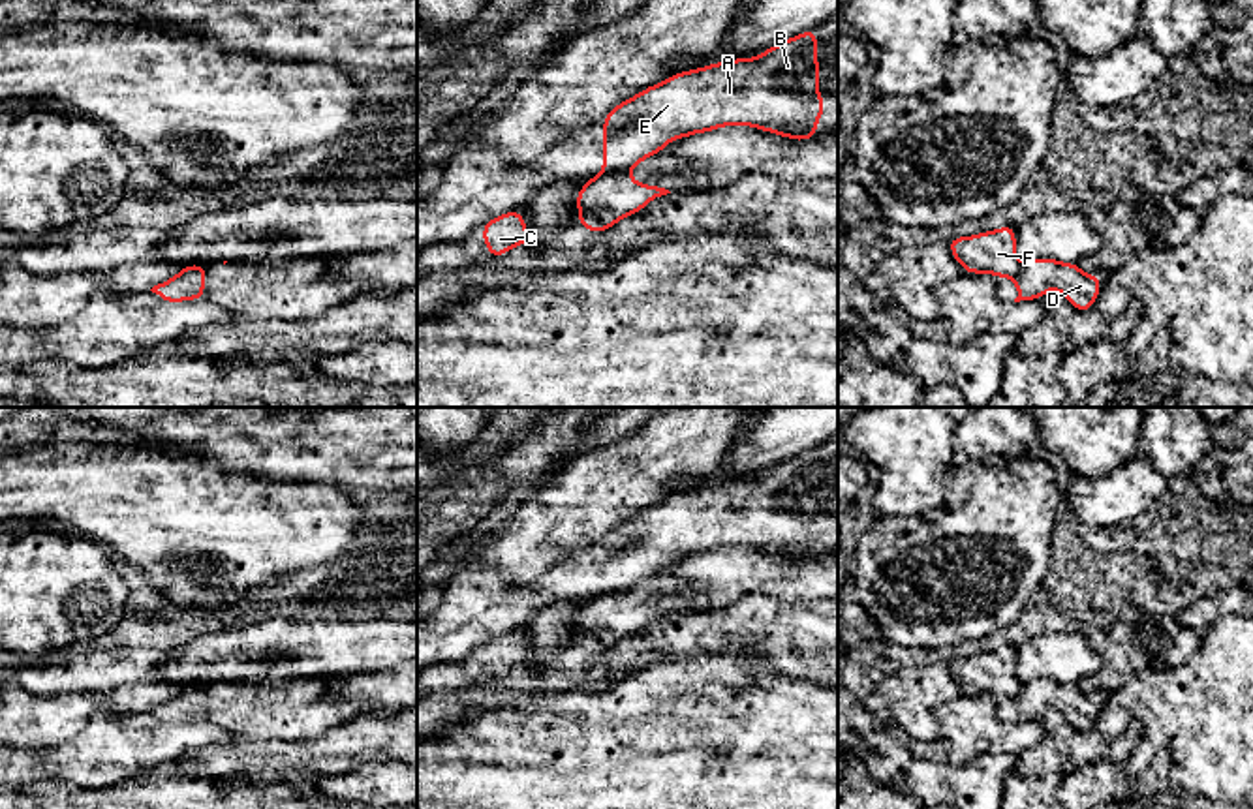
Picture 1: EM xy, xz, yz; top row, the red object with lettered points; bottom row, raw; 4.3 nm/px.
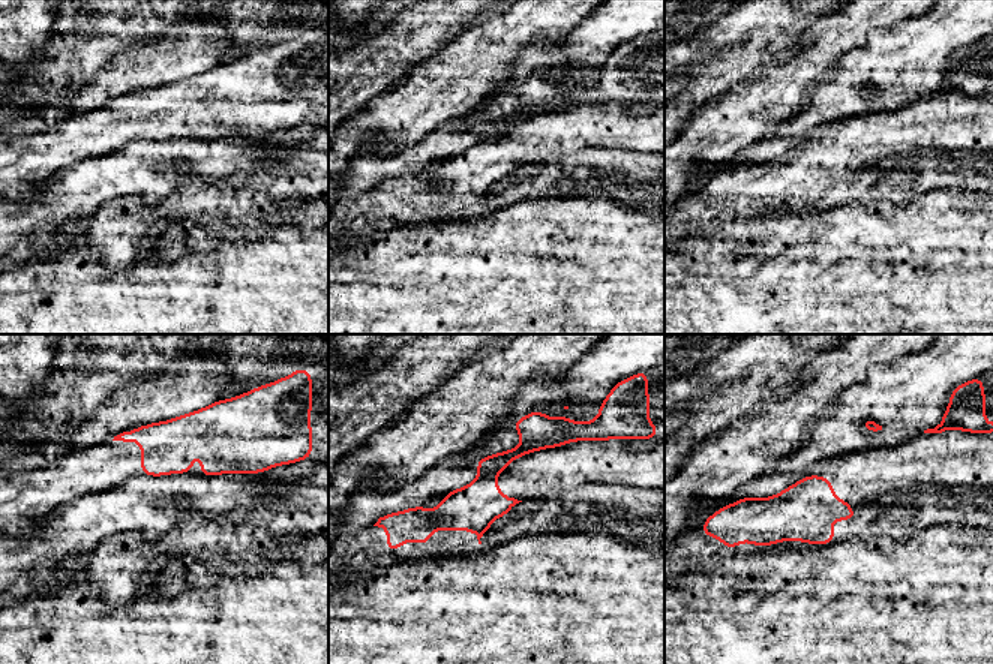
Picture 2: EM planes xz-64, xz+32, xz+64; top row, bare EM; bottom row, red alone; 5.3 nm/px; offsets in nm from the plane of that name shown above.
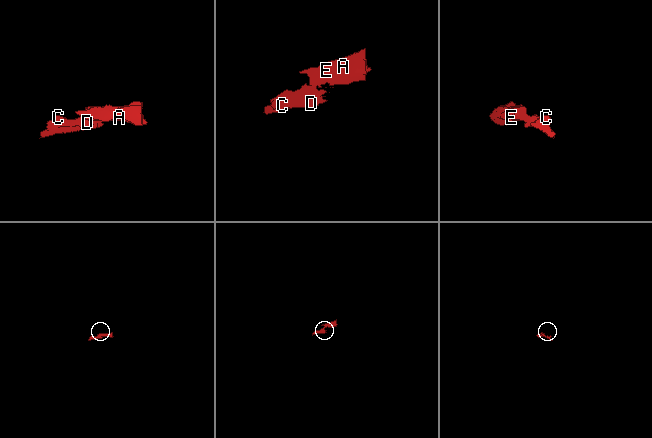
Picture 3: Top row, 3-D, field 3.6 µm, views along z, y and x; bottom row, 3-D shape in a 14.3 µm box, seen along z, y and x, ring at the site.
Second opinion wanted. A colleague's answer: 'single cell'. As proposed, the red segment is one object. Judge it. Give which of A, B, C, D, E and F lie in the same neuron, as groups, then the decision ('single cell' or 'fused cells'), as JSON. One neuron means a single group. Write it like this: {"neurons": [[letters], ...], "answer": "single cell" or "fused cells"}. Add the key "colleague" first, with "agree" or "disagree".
{"colleague": "disagree", "neurons": [["A", "B", "E", "F"], ["C", "D"]], "answer": "fused cells"}

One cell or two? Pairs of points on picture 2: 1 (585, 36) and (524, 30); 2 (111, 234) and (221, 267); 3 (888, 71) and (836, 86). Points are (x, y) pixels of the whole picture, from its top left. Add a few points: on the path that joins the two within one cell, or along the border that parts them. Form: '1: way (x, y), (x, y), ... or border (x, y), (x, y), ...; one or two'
1: border (587, 15), (558, 42), (539, 36), (533, 44); two
2: border (210, 252), (188, 252), (167, 263); two
3: way (875, 71), (857, 72), (849, 80); one

